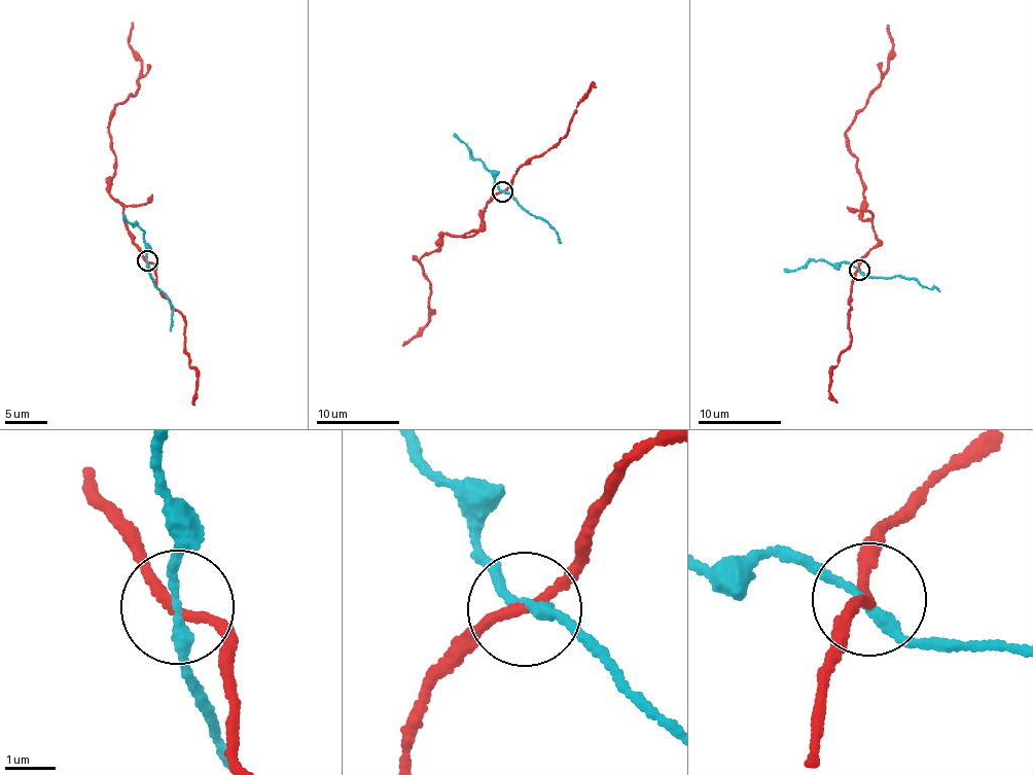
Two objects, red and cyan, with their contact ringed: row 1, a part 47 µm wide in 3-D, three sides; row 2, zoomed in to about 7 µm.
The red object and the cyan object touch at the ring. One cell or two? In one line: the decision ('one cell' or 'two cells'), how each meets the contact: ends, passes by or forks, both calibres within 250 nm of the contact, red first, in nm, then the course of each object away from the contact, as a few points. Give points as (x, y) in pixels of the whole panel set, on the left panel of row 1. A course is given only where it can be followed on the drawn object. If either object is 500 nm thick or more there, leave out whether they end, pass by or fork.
two cells | red passes by | cyan passes by | 180/190 nm | red via (147, 260), (109, 191), (115, 162), (111, 114), (136, 93), (142, 71), (142, 59), (129, 45), (133, 23) | cyan via (148, 259), (149, 276), (166, 294), (173, 308), (170, 330)

